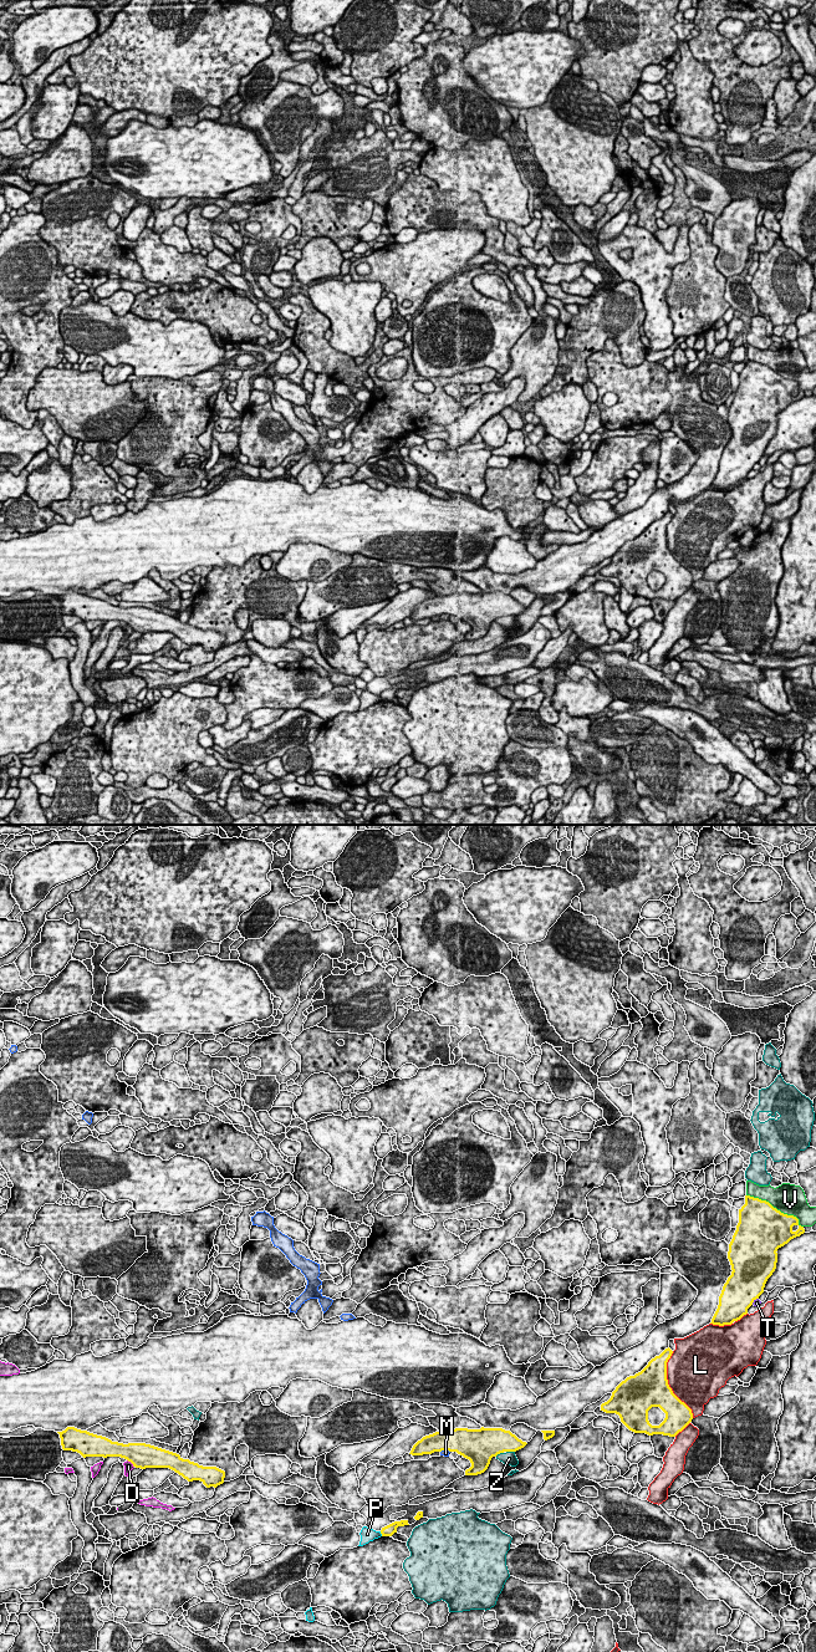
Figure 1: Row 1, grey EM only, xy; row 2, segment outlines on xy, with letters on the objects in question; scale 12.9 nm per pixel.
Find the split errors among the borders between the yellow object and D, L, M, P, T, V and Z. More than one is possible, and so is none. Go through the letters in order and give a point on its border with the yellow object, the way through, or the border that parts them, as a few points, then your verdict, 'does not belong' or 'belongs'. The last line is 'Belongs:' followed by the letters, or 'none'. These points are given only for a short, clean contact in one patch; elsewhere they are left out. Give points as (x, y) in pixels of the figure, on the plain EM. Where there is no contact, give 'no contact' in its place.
D: xy (131, 626) | does not belong
L: xy (668, 549) | does not belong
M: xy (444, 613) | does not belong
P: xy (381, 697) | along xy (380, 696), (382, 699) | does not belong
T: xy (753, 465) | along xy (758, 462), (751, 468) | does not belong
V: xy (775, 372) | does not belong
Z: xy (510, 615) | does not belong
Belongs: none

